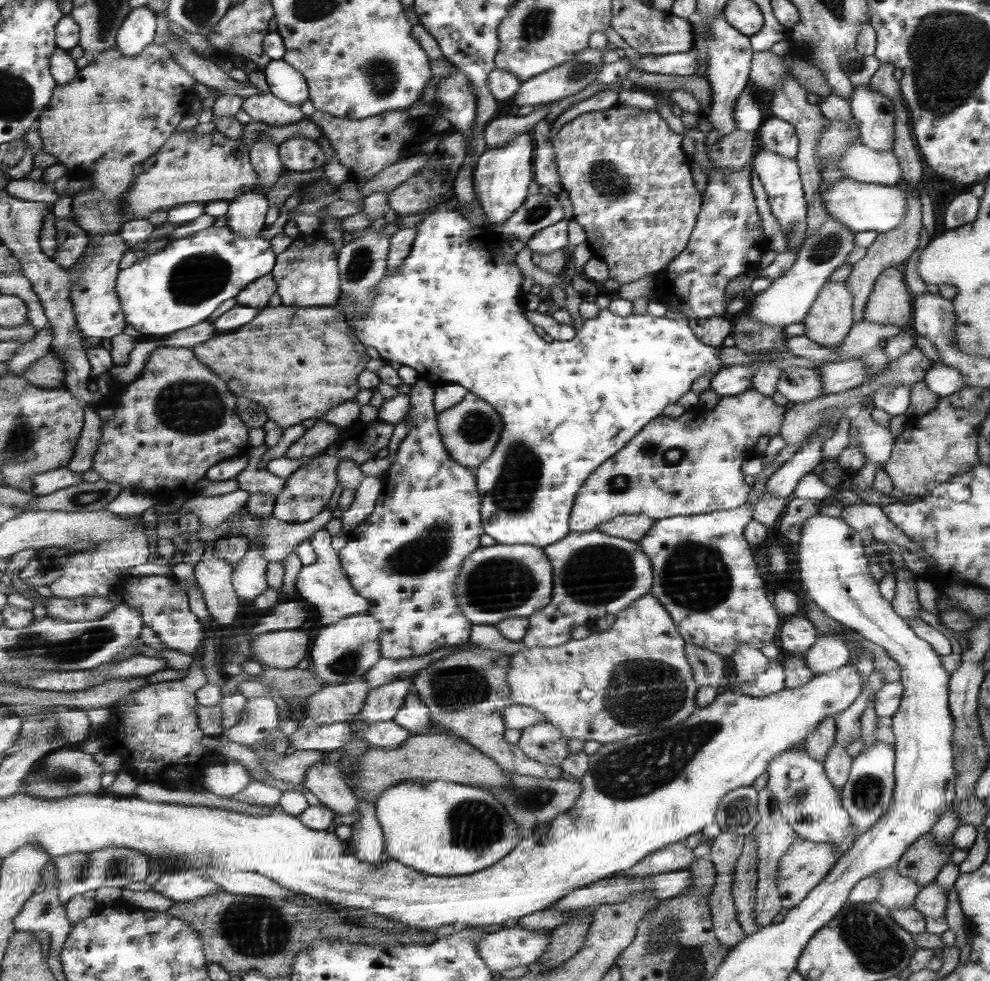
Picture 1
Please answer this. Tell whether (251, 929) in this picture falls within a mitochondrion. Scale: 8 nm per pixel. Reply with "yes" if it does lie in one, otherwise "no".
yes

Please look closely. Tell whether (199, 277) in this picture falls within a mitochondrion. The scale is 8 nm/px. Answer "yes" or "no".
yes

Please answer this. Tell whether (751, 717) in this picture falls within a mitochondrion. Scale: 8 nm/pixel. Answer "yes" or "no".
no

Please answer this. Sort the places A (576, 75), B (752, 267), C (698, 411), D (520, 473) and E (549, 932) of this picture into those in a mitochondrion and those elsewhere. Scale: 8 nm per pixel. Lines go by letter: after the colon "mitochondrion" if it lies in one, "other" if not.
A: mitochondrion
B: other
C: other
D: mitochondrion
E: other

